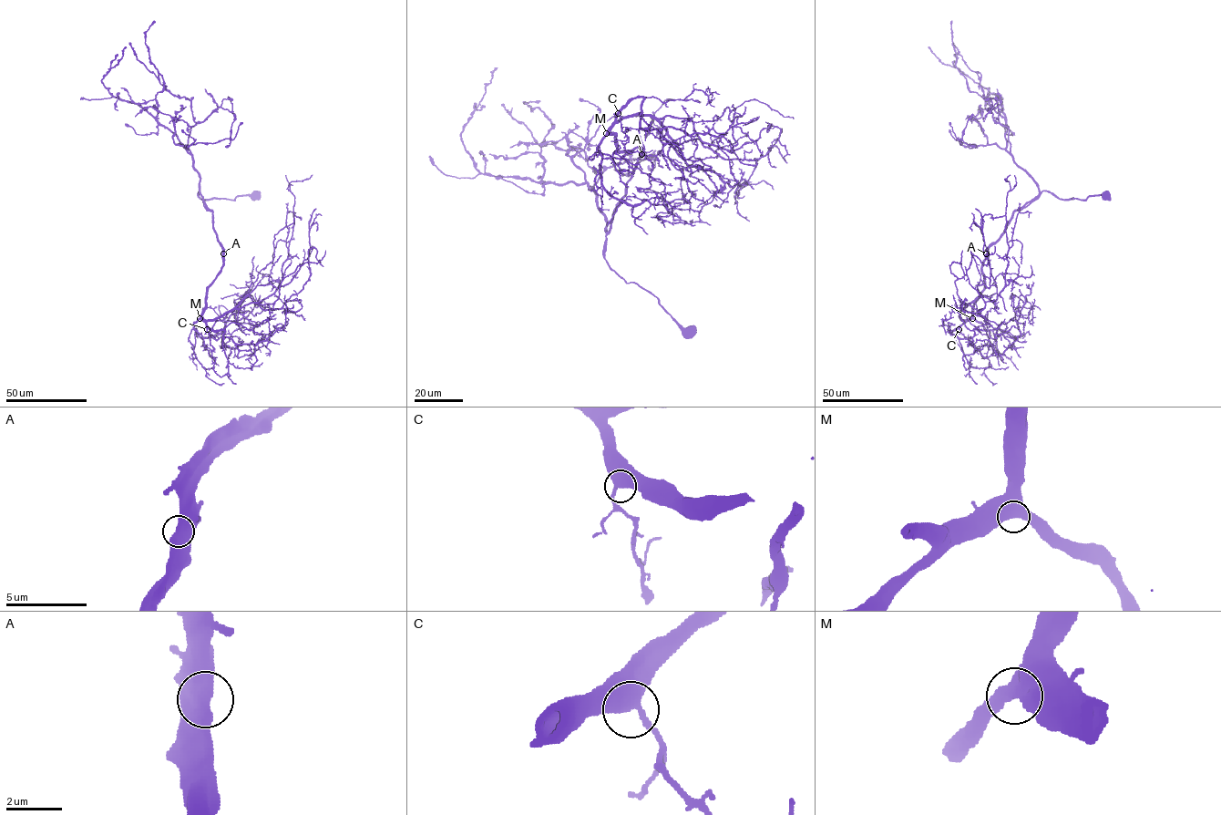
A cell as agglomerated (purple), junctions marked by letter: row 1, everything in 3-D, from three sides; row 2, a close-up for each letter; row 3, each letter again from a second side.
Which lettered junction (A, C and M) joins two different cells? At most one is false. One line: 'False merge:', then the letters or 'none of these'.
False merge: none of these

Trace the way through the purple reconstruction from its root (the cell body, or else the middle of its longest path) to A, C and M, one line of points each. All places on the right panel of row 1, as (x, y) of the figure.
A: (1105, 195), (1090, 195), (1084, 200), (1061, 200), (1042, 190), (1014, 211), (1003, 233), (986, 253)
C: (1105, 195), (1061, 200), (1042, 190), (1017, 209), (988, 249), (982, 267), (984, 290), (972, 314), (959, 329)
M: (1105, 195), (1061, 200), (1042, 190), (1017, 209), (988, 249), (982, 267), (984, 290), (972, 318)

